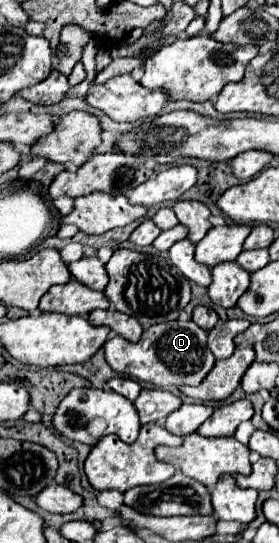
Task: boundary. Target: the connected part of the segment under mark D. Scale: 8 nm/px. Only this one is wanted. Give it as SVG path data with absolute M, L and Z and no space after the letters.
M192 320L154 324L142 332L138 342L128 342L122 336L114 336L104 344L104 350L106 362L112 370L156 386L198 386L216 362L206 344L206 330L196 326Z

